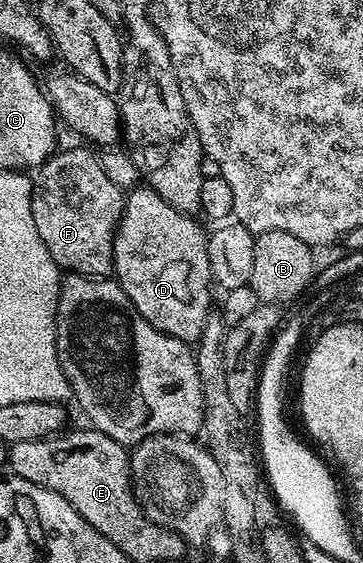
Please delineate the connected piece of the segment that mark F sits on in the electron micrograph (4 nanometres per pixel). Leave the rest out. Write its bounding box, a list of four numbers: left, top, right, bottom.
[31,148,124,278]

